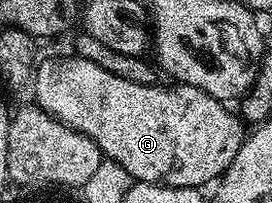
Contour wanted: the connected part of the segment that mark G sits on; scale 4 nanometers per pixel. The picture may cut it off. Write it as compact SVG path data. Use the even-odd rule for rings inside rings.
M77 55L70 57L50 57L39 64L32 74L34 97L39 109L50 113L57 121L63 121L69 129L88 135L102 149L103 158L120 163L124 171L135 182L147 181L153 185L175 185L176 187L206 187L206 184L217 182L226 169L236 159L242 142L248 133L244 122L229 104L217 101L212 95L200 91L191 85L181 83L159 83L141 85L128 83L96 63Z

